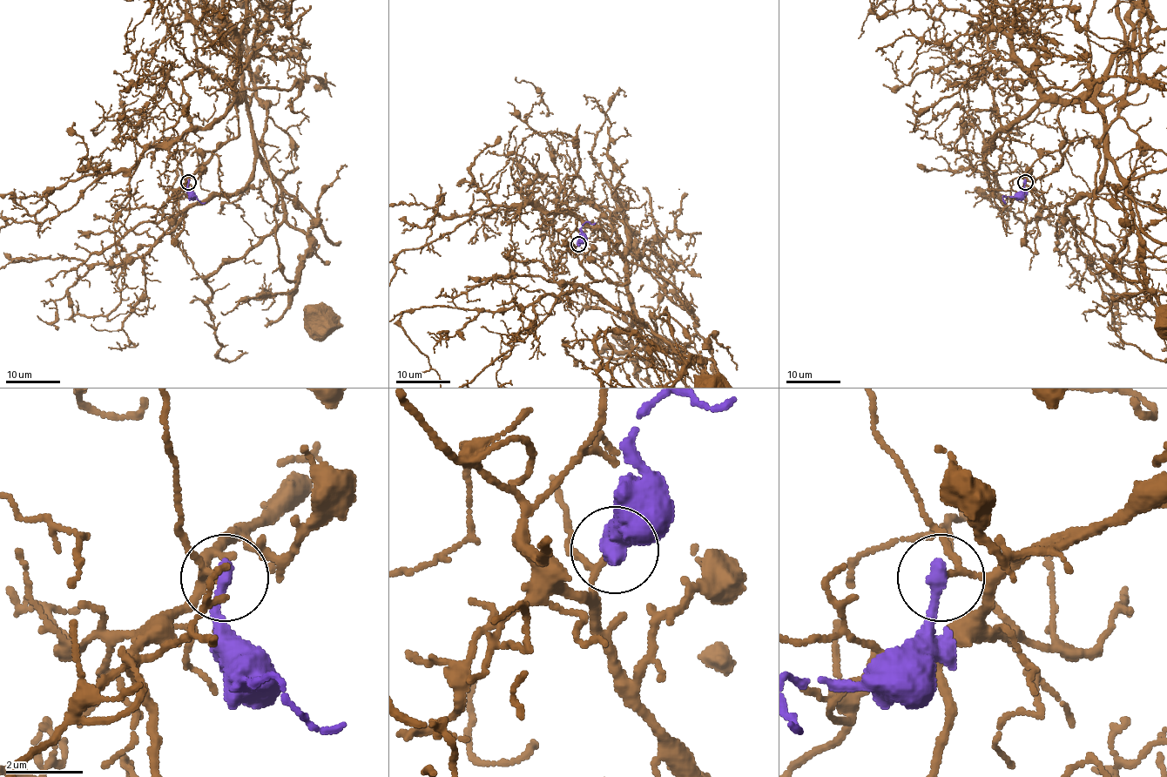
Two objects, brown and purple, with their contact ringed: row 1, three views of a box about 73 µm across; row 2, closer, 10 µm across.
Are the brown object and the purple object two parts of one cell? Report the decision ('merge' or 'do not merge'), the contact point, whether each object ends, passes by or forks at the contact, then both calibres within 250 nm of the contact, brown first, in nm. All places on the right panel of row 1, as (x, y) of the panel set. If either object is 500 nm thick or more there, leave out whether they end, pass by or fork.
do not merge; place (1025, 182); brown passes by; purple ends; calibres 120 and 360 nm

